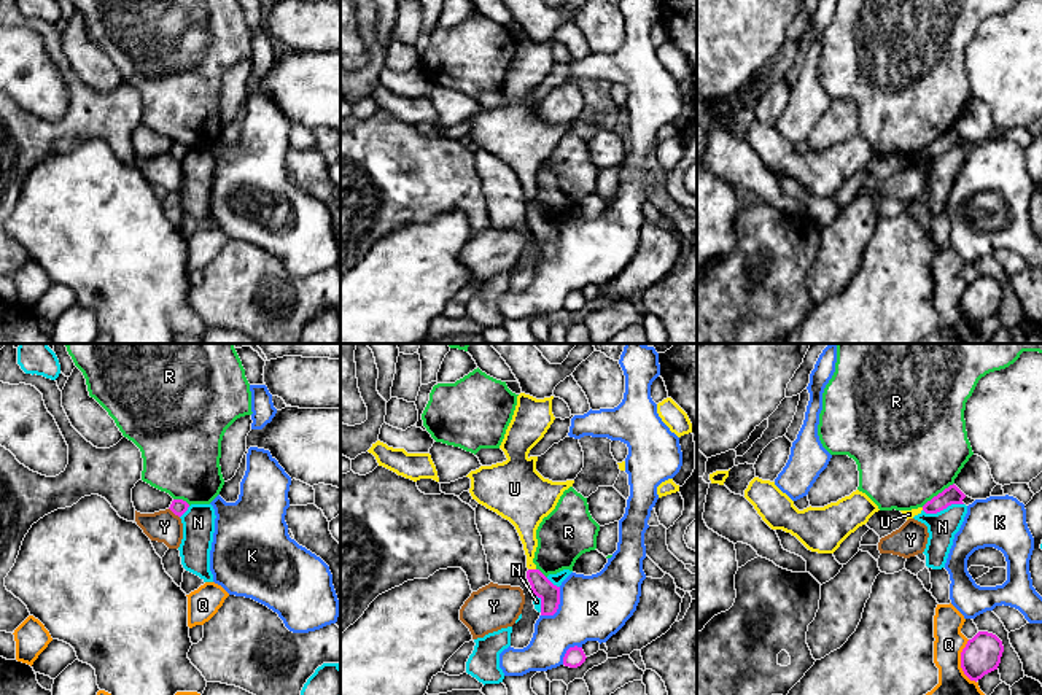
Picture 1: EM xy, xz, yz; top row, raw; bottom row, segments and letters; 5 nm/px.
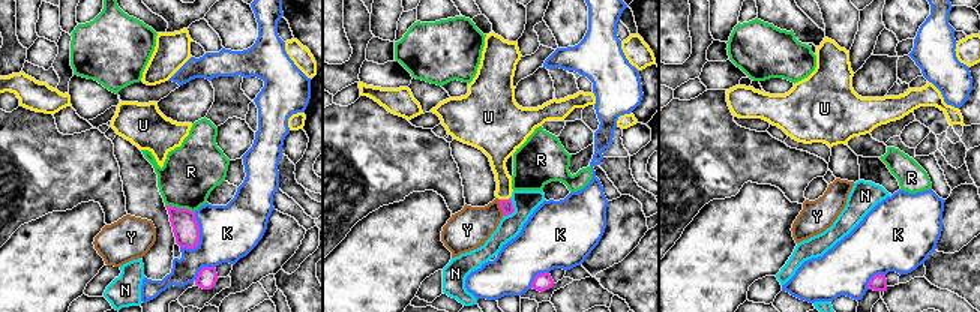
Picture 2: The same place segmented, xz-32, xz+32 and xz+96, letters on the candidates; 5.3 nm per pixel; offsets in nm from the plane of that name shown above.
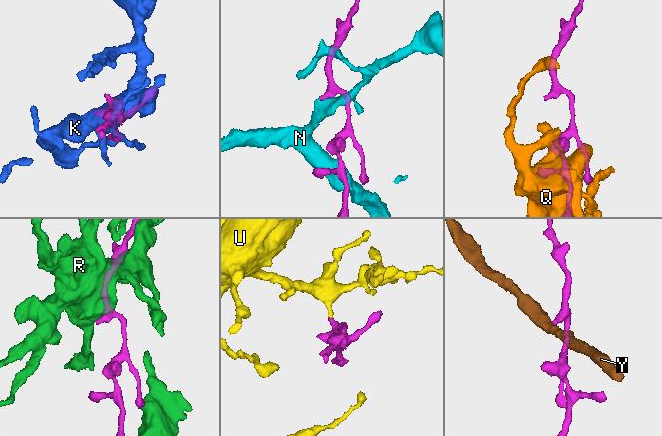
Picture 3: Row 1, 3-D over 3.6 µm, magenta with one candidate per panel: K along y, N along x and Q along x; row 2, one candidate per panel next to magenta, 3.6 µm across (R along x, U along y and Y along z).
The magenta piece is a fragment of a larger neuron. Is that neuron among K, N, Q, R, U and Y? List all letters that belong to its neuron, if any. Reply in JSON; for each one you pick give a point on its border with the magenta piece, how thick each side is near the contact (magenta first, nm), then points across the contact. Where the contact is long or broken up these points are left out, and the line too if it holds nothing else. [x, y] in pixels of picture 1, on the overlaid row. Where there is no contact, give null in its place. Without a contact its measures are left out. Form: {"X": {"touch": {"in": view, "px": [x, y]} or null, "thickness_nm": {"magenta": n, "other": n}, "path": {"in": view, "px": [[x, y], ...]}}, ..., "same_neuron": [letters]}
{"U": {"touch": {"in": "xz", "px": [532, 570]}, "thickness_nm": {"magenta": 110, "other": 130}, "path": {"in": "xz", "px": [[549, 594], [532, 570], [527, 520]]}}, "same_neuron": ["U"]}

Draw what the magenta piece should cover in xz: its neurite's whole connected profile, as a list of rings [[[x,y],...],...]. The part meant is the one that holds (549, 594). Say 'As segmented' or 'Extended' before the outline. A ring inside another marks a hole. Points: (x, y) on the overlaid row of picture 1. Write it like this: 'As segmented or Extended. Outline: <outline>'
Extended. Outline: [[[520,393],[500,445],[507,460],[480,466],[466,476],[471,479],[472,499],[515,526],[527,555],[527,579],[535,596],[541,600],[541,615],[557,612],[560,587],[554,585],[533,563],[538,547],[536,530],[542,518],[555,509],[563,491],[574,483],[574,480],[544,479],[536,471],[538,456],[528,455],[555,420],[552,399],[554,396],[536,399]]]

